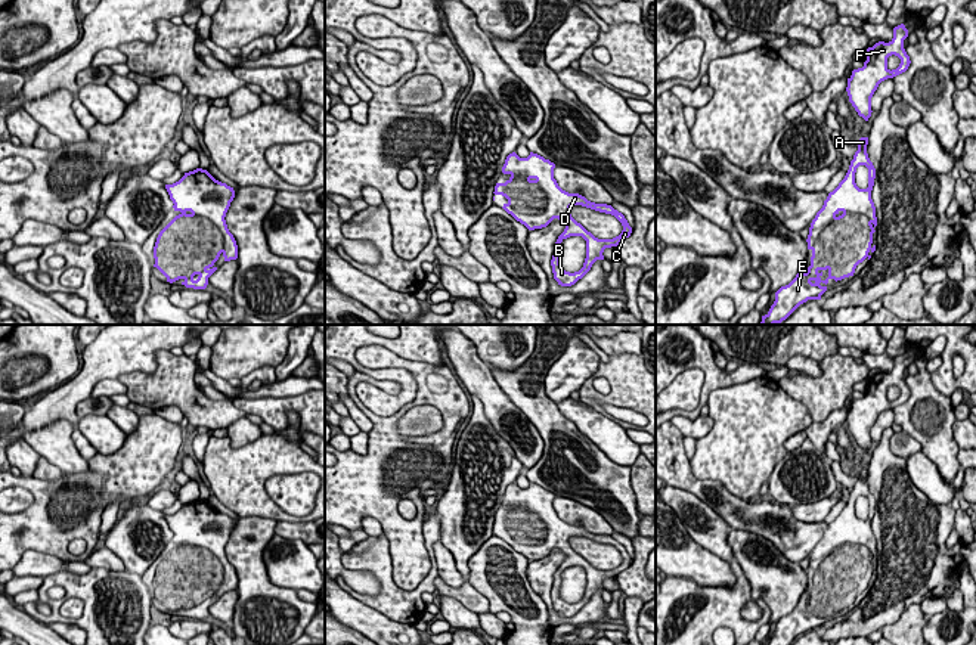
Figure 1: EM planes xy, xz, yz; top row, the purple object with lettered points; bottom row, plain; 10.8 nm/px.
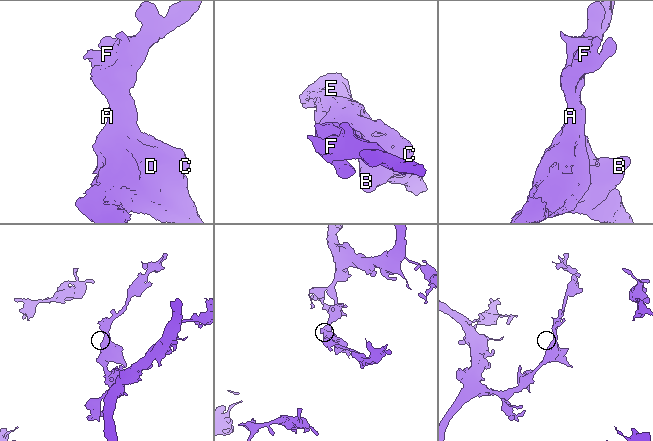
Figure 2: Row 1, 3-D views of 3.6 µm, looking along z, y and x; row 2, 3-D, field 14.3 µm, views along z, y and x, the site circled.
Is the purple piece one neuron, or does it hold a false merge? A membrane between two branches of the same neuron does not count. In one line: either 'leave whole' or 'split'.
leave whole

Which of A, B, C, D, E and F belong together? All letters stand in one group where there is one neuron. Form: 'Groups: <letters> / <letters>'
Groups: A B C D E F

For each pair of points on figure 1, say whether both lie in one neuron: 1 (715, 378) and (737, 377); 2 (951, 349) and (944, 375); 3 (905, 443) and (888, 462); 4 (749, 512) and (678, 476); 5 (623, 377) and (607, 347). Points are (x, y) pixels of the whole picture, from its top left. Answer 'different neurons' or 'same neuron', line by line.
1: same neuron
2: same neuron
3: different neurons
4: same neuron
5: different neurons

